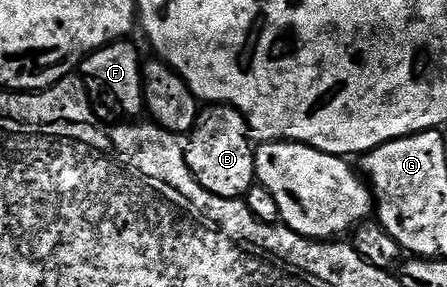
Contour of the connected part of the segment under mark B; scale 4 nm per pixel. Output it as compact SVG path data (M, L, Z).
M212 104L192 126L192 139L183 147L190 172L214 196L243 199L256 182L256 156L246 123L231 106Z

